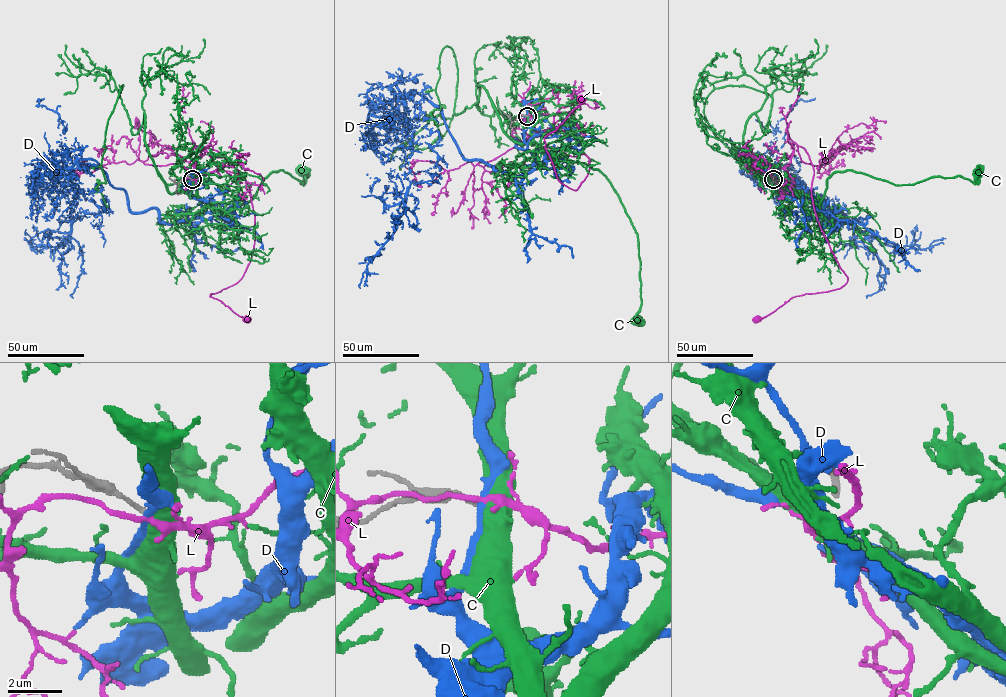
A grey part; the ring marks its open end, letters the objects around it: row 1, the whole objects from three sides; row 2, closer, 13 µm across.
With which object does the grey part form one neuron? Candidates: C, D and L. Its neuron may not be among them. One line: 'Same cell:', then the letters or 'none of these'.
Same cell: L

